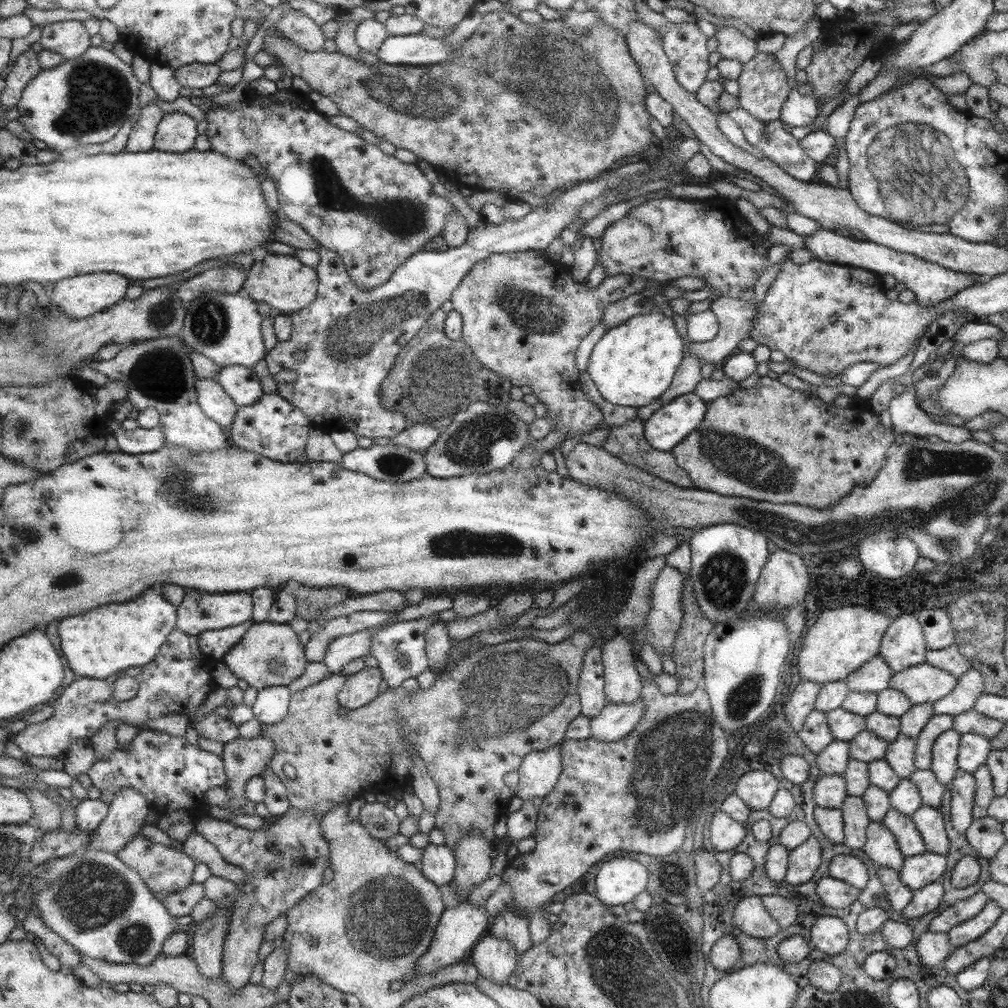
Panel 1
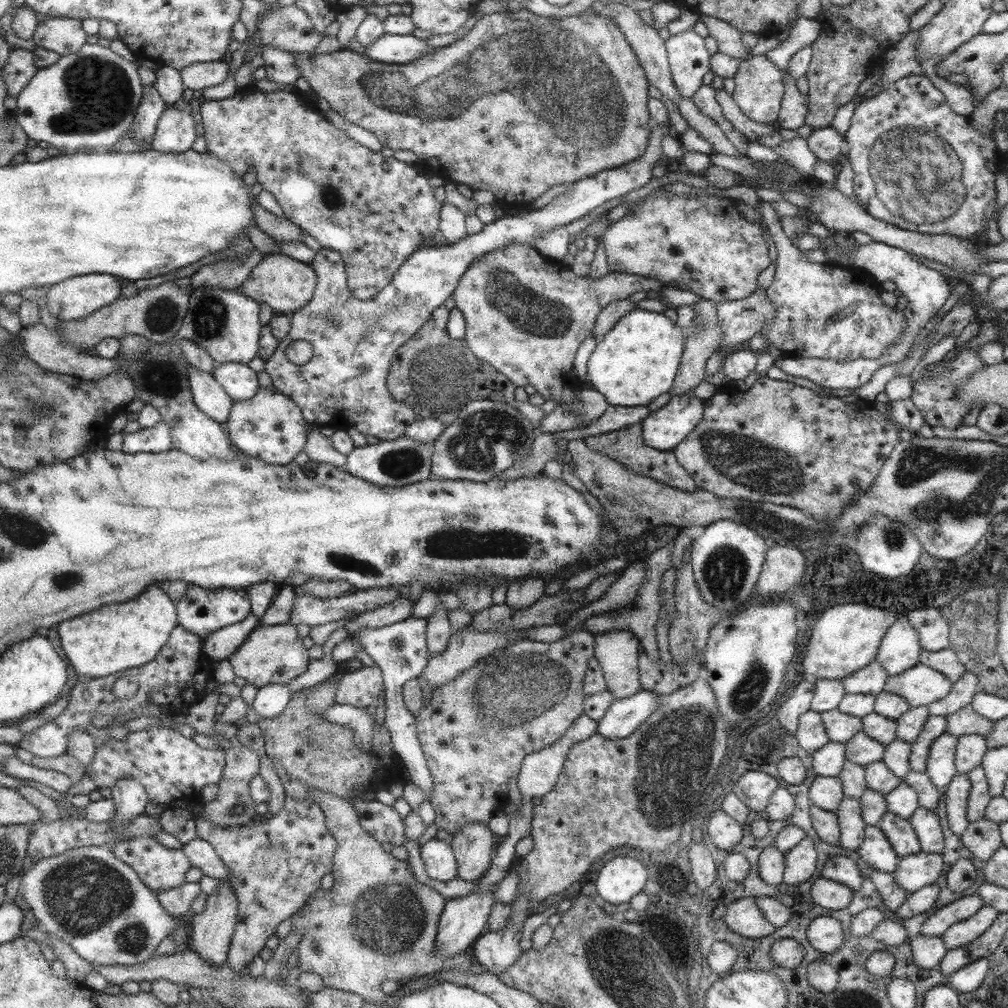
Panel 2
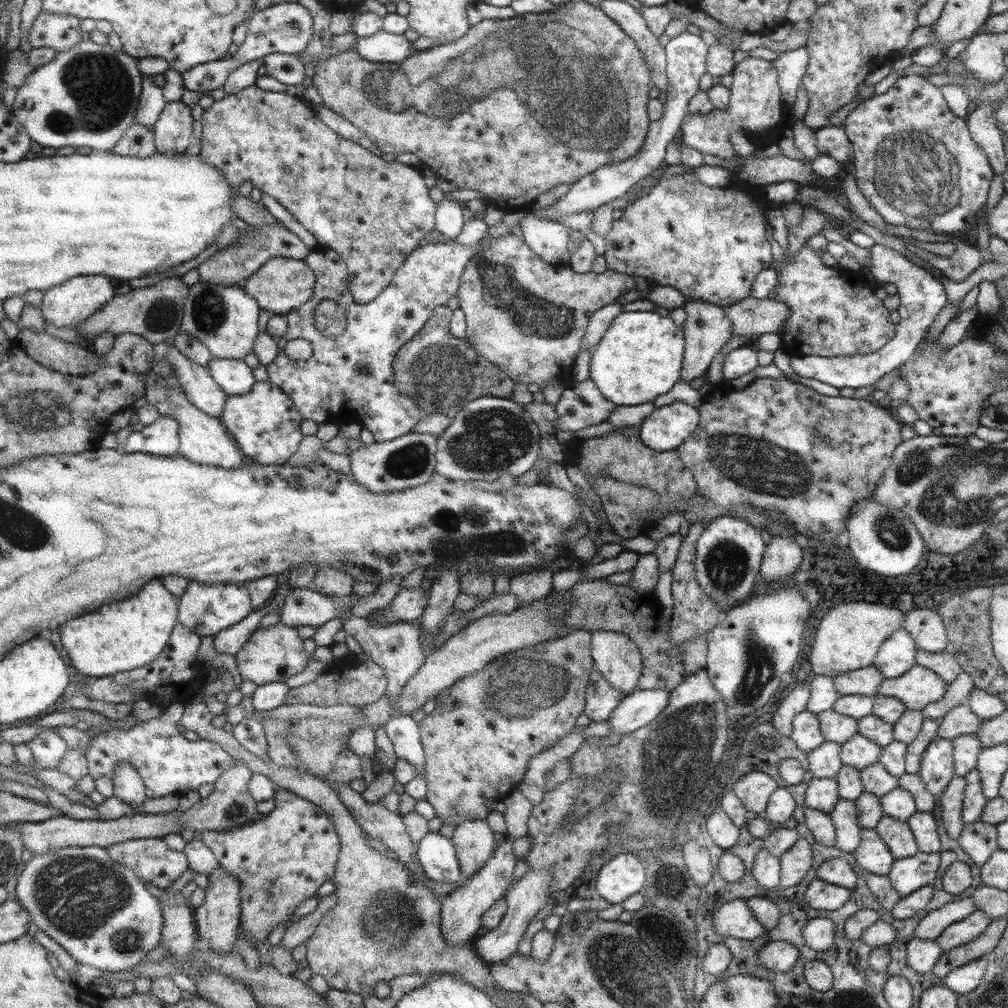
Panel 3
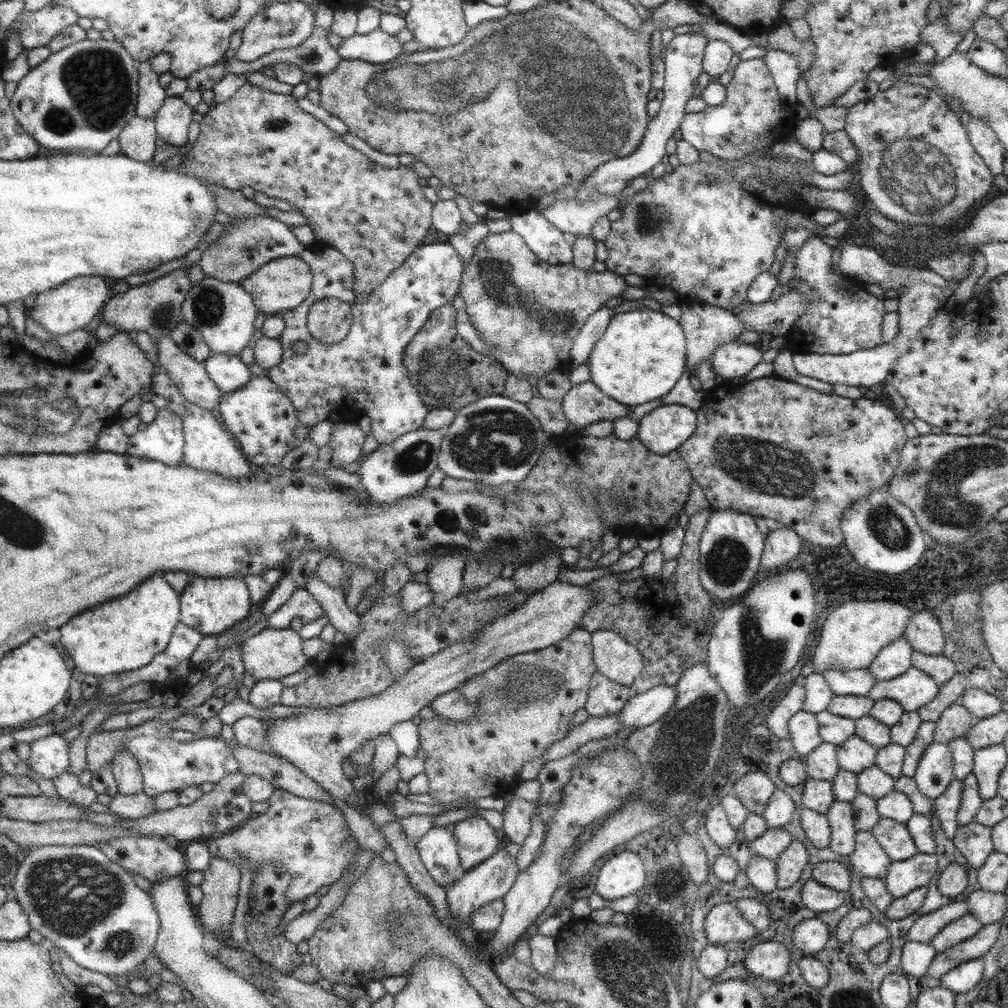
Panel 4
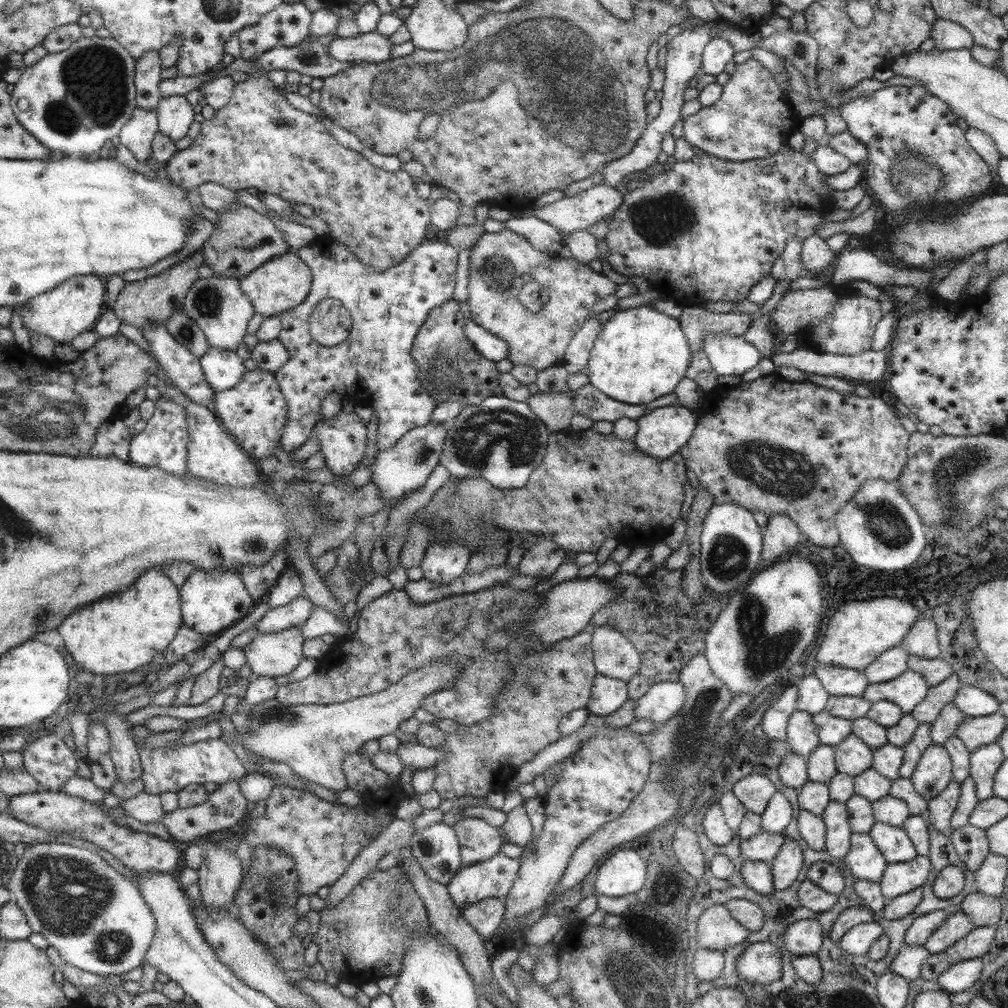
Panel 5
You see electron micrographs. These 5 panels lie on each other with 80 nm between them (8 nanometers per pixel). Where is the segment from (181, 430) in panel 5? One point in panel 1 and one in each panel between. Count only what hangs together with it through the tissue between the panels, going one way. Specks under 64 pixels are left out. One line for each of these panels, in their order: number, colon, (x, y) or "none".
1: (139, 441)
2: (159, 439)
3: (162, 438)
4: (164, 439)

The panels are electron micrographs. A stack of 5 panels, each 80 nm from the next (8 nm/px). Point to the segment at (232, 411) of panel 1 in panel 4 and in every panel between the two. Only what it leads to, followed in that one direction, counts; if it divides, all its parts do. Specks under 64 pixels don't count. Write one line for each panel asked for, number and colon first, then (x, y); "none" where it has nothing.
2: (210, 395)
3: (202, 389)
4: (191, 376)

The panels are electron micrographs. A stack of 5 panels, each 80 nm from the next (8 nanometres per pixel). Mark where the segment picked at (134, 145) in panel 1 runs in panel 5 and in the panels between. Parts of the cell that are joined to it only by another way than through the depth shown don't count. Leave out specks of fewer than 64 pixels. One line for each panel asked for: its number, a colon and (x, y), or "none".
2: (153, 106)
3: (153, 102)
4: (152, 95)
5: (148, 68)

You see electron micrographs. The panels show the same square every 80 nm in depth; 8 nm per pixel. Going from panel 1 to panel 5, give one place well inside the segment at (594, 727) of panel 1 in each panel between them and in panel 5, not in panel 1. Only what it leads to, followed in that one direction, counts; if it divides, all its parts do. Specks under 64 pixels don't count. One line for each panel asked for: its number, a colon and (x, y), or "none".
2: (625, 715)
3: (638, 708)
4: (641, 710)
5: (662, 701)

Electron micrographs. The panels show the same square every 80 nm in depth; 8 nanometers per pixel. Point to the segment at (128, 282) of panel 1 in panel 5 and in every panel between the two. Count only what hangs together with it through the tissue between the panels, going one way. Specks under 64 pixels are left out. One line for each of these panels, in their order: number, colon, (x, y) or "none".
2: (77, 298)
3: (68, 305)
4: (73, 306)
5: (64, 313)

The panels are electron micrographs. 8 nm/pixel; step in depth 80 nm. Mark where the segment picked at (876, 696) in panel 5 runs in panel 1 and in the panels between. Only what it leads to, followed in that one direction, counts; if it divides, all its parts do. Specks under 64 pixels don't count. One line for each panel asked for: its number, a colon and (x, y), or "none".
1: (922, 683)
2: (919, 686)
3: (917, 687)
4: (912, 689)

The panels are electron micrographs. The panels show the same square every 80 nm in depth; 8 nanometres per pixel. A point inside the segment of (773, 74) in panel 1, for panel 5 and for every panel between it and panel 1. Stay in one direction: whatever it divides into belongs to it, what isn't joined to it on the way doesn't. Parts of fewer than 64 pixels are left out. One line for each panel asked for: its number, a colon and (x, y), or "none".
2: (758, 83)
3: (754, 102)
4: (751, 118)
5: (749, 121)

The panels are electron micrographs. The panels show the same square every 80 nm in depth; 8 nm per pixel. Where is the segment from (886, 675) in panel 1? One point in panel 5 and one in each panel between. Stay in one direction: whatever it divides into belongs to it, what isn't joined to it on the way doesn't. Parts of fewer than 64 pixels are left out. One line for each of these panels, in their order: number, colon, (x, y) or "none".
2: (870, 680)
3: (865, 681)
4: (859, 682)
5: (837, 681)

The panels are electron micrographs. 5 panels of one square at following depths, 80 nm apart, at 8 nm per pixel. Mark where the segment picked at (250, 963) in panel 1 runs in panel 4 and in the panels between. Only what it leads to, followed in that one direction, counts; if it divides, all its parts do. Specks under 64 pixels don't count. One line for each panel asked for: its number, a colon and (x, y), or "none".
2: (275, 866)
3: (284, 858)
4: (310, 839)

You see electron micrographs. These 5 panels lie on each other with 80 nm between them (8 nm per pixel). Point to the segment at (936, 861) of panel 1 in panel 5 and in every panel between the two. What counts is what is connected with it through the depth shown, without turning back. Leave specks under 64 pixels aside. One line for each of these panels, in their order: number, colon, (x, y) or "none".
2: (913, 872)
3: (906, 875)
4: (902, 877)
5: (898, 878)

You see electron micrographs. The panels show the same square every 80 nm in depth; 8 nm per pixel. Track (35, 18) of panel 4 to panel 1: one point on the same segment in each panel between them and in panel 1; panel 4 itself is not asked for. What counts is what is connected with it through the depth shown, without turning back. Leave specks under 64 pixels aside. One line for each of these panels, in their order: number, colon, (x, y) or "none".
1: (70, 38)
2: (63, 35)
3: (61, 32)

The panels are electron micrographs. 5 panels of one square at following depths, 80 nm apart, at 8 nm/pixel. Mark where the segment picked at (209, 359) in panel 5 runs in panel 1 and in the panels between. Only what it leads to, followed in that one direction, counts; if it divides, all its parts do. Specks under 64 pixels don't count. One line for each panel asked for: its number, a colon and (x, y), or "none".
1: (244, 385)
2: (241, 382)
3: (236, 378)
4: (230, 373)

